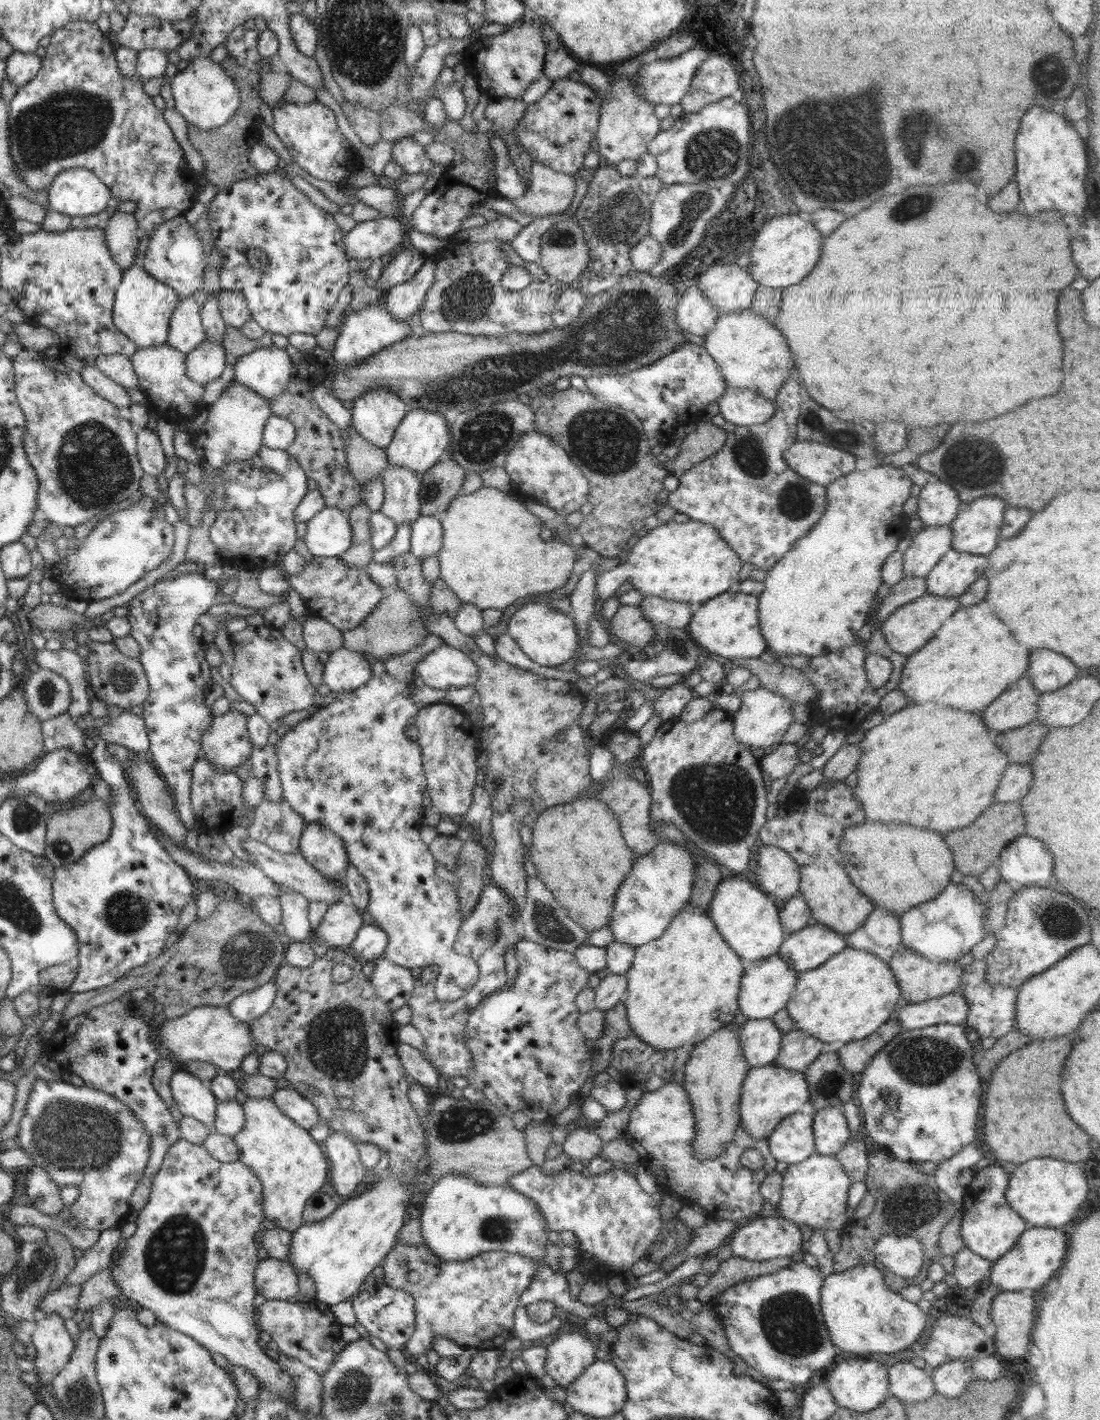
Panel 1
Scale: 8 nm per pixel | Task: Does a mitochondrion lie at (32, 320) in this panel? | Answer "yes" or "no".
no

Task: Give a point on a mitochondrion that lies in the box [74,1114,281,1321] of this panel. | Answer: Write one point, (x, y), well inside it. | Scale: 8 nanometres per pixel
(174, 1255)

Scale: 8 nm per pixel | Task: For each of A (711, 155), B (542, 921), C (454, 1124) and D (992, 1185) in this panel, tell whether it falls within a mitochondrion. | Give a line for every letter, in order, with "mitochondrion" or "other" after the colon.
A: mitochondrion
B: mitochondrion
C: mitochondrion
D: other

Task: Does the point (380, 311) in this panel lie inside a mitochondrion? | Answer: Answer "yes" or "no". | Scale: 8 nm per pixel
no

